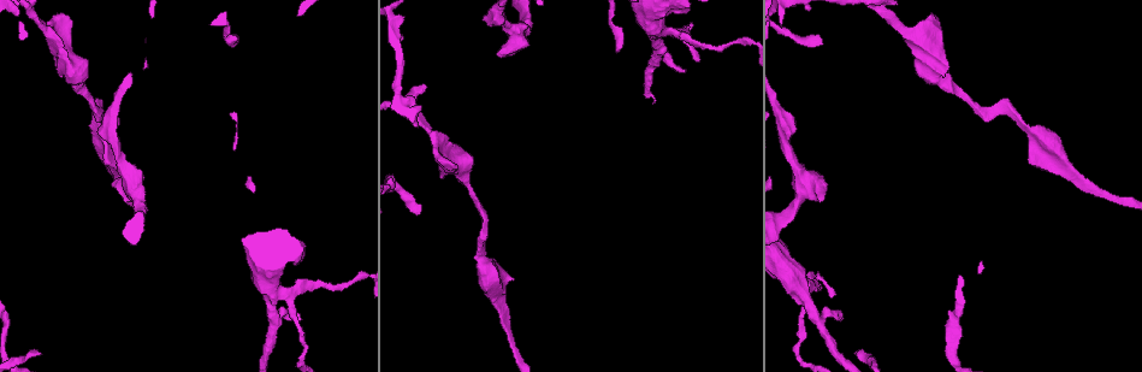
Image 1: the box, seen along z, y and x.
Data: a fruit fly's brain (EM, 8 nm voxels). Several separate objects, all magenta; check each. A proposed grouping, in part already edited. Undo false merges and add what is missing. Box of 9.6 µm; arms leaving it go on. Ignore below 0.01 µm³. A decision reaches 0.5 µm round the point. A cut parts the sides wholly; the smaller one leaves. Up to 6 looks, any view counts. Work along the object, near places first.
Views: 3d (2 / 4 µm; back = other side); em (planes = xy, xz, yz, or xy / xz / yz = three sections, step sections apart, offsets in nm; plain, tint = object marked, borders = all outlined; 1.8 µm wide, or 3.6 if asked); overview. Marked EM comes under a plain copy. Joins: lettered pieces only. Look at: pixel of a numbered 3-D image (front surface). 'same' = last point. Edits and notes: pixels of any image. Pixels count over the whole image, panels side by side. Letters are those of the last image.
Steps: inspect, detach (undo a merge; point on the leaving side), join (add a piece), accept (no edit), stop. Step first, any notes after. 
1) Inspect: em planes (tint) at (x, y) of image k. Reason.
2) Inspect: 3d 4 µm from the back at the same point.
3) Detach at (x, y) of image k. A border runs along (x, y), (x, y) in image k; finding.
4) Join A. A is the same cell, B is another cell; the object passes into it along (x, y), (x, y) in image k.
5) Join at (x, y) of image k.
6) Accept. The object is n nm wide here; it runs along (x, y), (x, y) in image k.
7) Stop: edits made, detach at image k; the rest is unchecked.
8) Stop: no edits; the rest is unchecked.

Inspect: em 3.6 µm planes (borders) at (821, 43) of image 1. Long arm stops here.

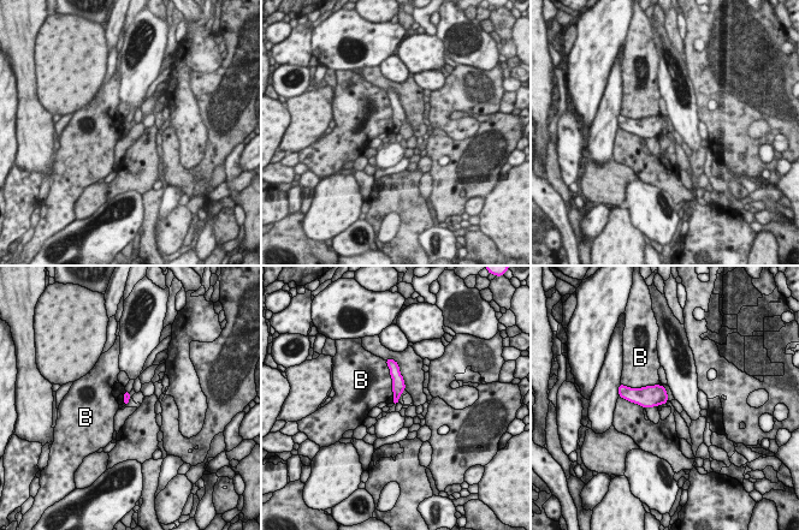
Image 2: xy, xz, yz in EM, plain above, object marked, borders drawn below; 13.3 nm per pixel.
Accept. The object is 100 nm wide here; B is another cell; none of them fits.

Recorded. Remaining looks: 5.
Inspect: 3d 2 µm at (1032, 162) of image 1. Stops while still wide.

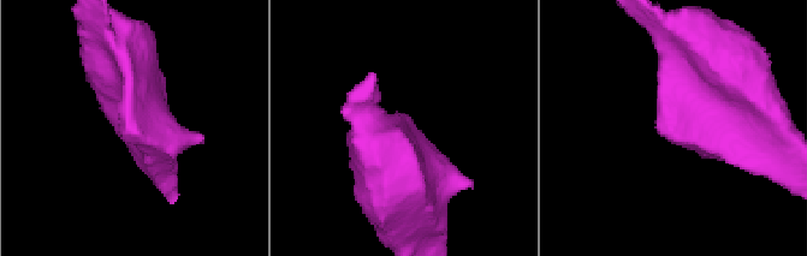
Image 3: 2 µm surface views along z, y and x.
Inspect: em planes (borders) at (673, 132) of image 3.

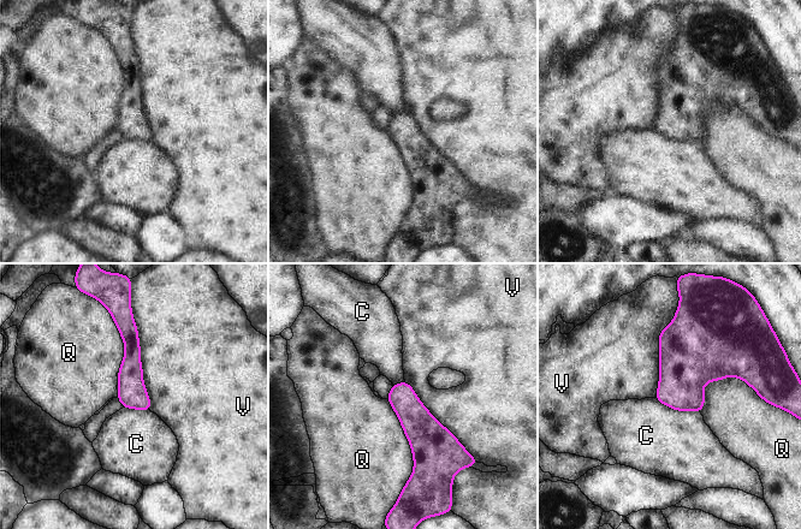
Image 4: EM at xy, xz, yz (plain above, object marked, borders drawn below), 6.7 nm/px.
Accept. C, Q and V are other cells; none of them fits.

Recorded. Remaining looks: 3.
Inspect: em yz step 16 (borders) at (299, 318) of image 1. Branch stops here.

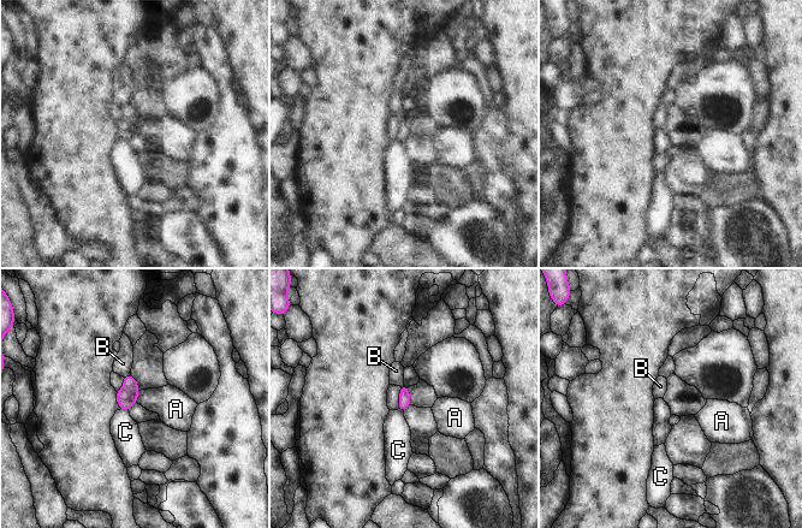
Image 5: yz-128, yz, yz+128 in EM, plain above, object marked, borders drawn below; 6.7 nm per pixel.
Accept. A, B and C are other cells; a border runs along (119, 409), (128, 411) in image 5; none of them fits.

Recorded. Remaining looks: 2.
Stop: no edits; the rest is unchecked.

